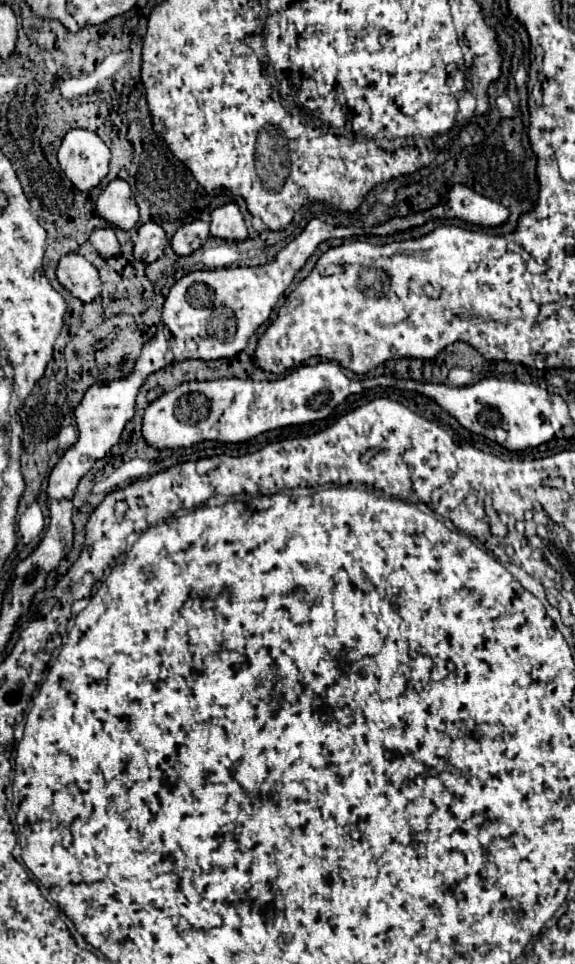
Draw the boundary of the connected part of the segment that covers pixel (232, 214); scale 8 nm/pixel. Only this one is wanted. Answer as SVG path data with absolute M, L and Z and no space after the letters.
M236 201L216 207L210 213L210 235L218 239L232 239L232 241L240 241L248 237L248 231Z

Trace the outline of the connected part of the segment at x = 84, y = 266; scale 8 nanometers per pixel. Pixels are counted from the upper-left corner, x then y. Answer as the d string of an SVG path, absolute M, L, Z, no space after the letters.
M80 253L64 255L56 267L56 277L60 285L84 303L90 303L100 293L98 271Z

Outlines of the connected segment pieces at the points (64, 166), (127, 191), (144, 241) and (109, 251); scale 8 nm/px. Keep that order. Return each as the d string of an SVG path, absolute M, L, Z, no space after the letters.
M70 129L58 149L58 163L64 175L80 191L94 189L108 175L110 149L88 129Z
M114 179L100 193L96 211L108 223L120 229L132 229L138 221L138 205L132 197L132 189L124 179Z
M148 221L138 227L138 235L134 241L134 257L142 263L156 261L166 245L166 233L154 221Z
M110 227L94 229L94 233L90 235L88 241L94 245L94 249L96 249L102 257L112 257L112 255L116 255L118 249L120 249L118 239L116 239L116 235L114 235L114 229L110 229Z

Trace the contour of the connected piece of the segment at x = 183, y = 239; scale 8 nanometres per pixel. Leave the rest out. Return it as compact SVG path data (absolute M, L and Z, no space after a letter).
M192 221L188 225L182 225L170 239L170 245L174 253L178 255L190 255L196 251L204 241L208 239L208 223L204 221Z

